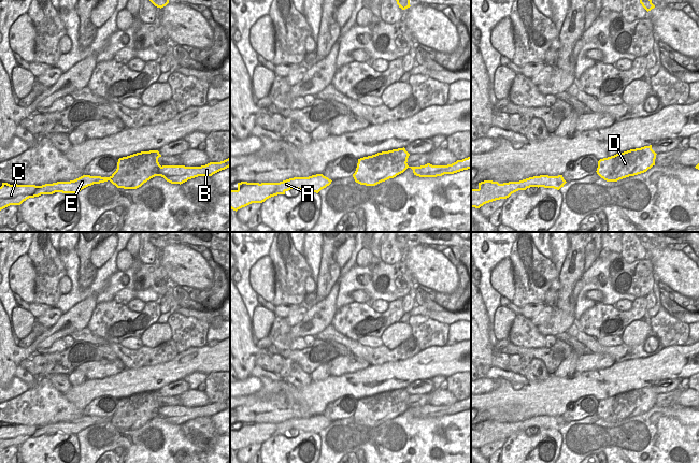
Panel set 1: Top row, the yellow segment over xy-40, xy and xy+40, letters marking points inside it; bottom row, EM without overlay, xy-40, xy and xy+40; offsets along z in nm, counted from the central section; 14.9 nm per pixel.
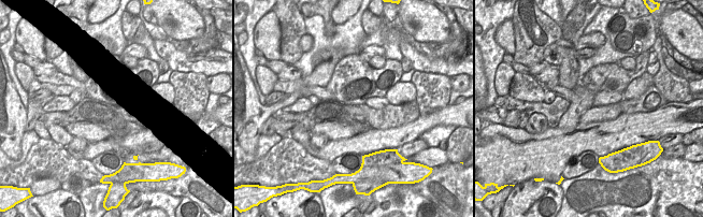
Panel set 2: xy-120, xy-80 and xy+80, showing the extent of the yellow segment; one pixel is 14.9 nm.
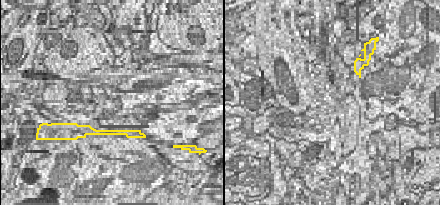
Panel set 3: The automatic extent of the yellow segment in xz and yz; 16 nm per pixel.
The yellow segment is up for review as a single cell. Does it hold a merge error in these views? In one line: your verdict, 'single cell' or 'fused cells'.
fused cells

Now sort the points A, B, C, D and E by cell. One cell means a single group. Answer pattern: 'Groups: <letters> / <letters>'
Groups: A B C E / D

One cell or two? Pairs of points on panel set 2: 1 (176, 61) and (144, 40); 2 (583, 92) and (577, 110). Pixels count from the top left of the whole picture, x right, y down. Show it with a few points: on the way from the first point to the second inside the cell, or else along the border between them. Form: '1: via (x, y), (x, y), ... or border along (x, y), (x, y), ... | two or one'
1: border along (153, 41), (155, 51), (162, 58) | two
2: via (583, 97), (583, 102), (579, 105) | one

